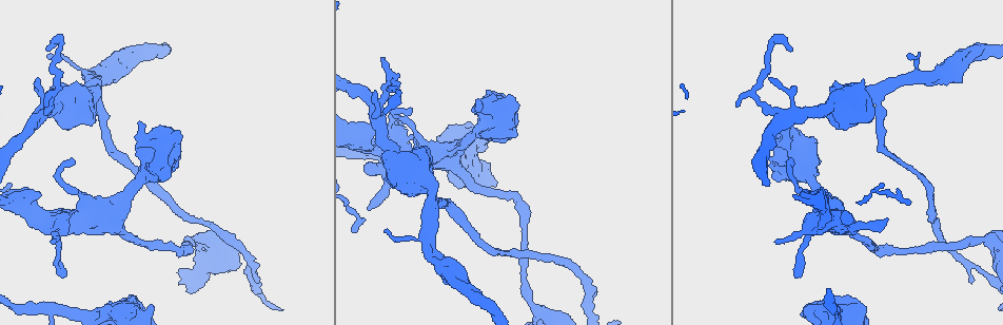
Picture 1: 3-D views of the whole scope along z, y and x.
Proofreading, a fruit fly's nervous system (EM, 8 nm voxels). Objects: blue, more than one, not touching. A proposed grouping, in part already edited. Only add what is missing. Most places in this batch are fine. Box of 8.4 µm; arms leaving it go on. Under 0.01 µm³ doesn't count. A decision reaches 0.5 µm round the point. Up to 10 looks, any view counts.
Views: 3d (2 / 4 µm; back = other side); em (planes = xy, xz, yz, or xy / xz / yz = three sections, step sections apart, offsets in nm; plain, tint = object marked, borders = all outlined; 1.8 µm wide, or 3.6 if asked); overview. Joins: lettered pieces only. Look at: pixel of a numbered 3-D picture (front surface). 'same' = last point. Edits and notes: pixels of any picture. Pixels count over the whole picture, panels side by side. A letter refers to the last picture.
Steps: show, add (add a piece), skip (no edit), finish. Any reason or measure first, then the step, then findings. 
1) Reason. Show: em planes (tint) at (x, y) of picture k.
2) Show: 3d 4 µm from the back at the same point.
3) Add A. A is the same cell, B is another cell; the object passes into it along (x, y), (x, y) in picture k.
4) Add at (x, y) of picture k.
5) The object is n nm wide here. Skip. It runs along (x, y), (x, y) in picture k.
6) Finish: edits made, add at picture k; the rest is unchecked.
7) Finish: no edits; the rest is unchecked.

Thick turns thin. Show: 3d 2 µm at (807, 234) of picture 1.

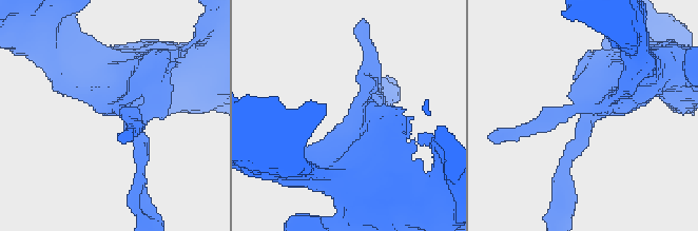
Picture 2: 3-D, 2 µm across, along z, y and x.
Need the tissue. Show: em planes (borders) at (369, 118) of picture 2.

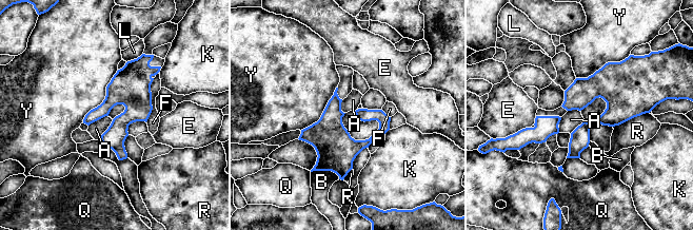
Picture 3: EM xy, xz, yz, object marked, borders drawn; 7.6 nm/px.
The object is 160 nm wide here. Skip. A, B, E, F, K, L, Q, R and Y are other cells; a border runs along (107, 115), (93, 121), (88, 126) in picture 3; no lettered piece goes on from it.

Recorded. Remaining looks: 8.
An open end. Show: em planes (borders) at (150, 307) of picture 1.

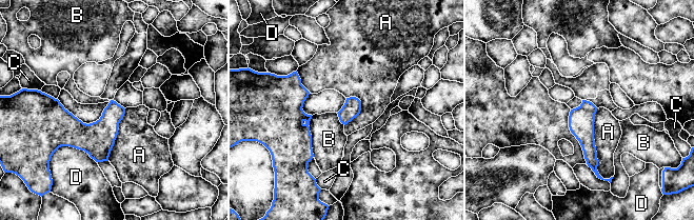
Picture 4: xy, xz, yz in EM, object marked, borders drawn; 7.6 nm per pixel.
Skip. A, B, C and D are other cells; none of them fits.

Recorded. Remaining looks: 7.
Show: em xz step 4 (tint) at (386, 79) of picture 1.

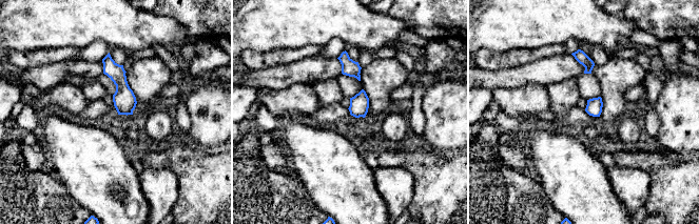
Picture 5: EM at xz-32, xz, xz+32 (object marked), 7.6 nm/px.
Show: em planes (borders) at the same point.

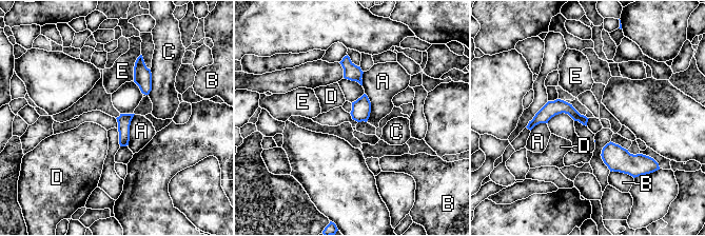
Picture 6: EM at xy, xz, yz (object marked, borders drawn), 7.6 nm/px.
The object is 70 nm wide here. Skip. A, B, C, D and E are other cells; a border runs along (134, 114), (131, 120), (128, 145) in picture 6; none of them fits.

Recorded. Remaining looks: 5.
Show: em 3.6 µm yz step 16 (tint) at (483, 107) of picture 1.

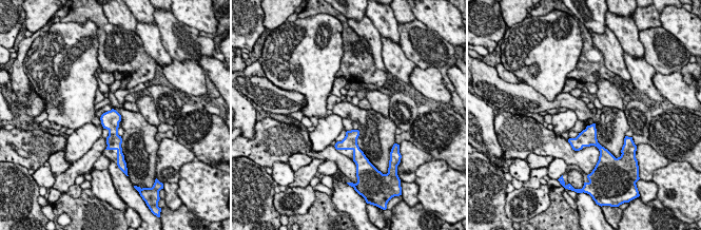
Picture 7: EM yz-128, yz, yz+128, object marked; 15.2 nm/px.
Cut it another way. Show: em 3.6 µm xy step 8 (borders) at the same point.

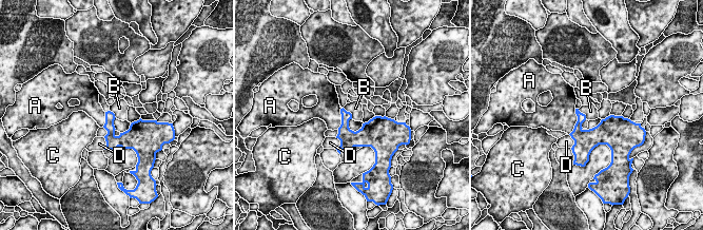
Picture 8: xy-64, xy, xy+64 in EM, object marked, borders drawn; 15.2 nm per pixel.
Skip. A, B, C and D are other cells; it runs along (618, 118), (598, 135), (573, 135) in picture 8; no lettered piece goes on from it.

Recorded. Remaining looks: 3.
Finish: no edits; the rest is unchecked.

